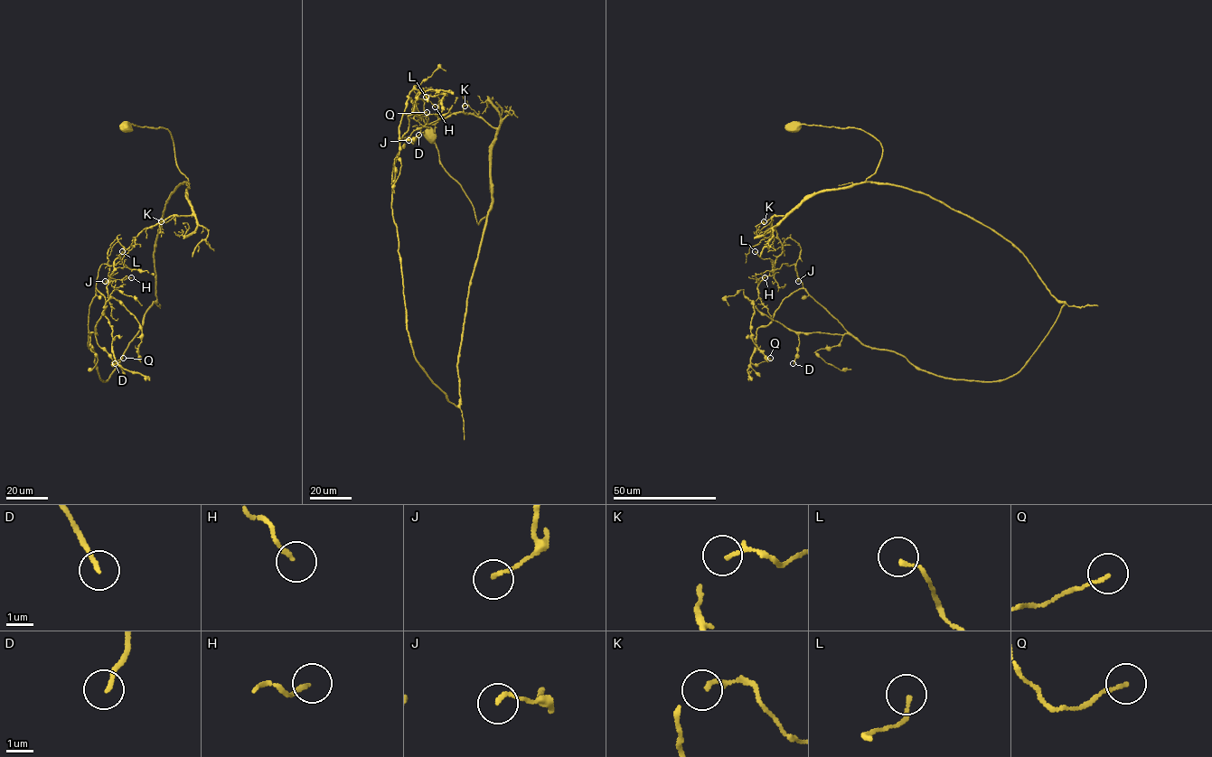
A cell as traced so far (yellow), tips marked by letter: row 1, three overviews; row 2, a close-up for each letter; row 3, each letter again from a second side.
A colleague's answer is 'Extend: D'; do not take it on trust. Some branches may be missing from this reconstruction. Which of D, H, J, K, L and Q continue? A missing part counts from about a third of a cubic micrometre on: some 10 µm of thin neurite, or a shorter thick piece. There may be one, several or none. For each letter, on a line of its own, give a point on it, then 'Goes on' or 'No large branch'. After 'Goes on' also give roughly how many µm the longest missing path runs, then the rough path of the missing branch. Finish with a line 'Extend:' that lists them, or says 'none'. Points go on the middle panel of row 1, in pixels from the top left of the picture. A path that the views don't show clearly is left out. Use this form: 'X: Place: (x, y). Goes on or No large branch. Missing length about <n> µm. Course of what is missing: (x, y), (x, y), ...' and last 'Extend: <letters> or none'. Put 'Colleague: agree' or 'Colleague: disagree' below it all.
D: Place: (418, 135). Goes on. Missing length about 9 µm. Course of what is missing: (418, 135), (420, 129), (418, 123)
H: Place: (435, 107). No large branch
J: Place: (408, 140). No large branch
K: Place: (465, 106). No large branch
L: Place: (426, 97). No large branch
Q: Place: (427, 112). No large branch
Extend: D
Colleague: agree

